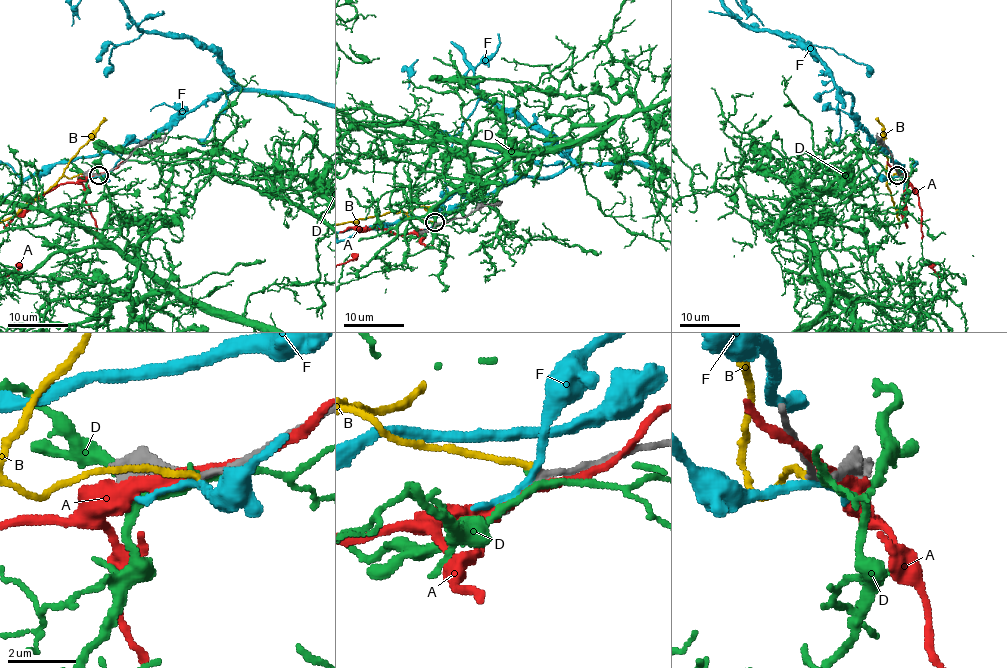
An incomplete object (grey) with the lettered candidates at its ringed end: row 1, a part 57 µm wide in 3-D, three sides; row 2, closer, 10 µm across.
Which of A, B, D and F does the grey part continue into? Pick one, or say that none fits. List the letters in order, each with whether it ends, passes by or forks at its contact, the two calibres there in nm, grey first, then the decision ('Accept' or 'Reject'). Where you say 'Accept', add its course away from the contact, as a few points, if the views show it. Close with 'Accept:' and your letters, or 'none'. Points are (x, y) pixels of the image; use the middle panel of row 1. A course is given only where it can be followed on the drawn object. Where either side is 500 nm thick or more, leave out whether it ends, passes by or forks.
A: It passes by. Thickness 200 nm (grey) against 260 nm. Reject
B: It ends there. Thickness 190 nm (grey) against 180 nm. Accept
D: It passes by. Thickness 200 nm (grey) against 200 nm. Reject
F: It passes by. Thickness 200 nm (grey) against 200 nm. Reject
Accept: B

